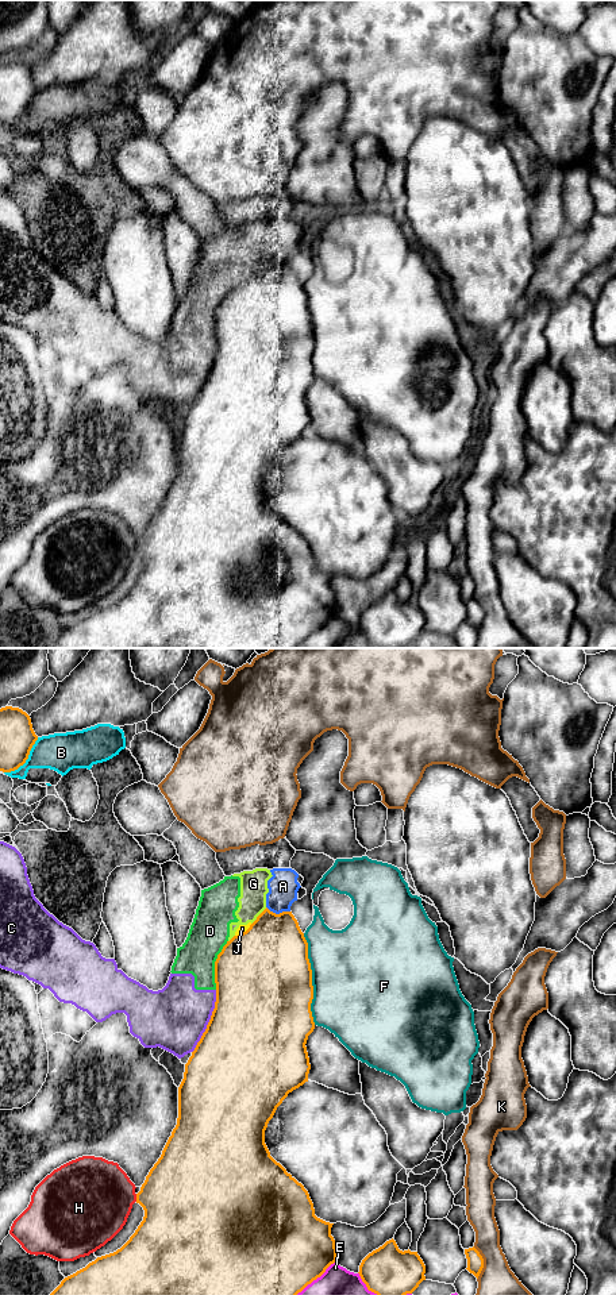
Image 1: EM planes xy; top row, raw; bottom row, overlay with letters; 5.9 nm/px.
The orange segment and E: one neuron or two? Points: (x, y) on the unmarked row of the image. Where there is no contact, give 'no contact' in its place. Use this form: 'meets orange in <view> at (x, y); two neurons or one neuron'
meets orange in xy at (315, 631); two neurons

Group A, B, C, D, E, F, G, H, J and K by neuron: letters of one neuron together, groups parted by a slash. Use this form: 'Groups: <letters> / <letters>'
Groups: A C D G J / B / E / F / H / K

